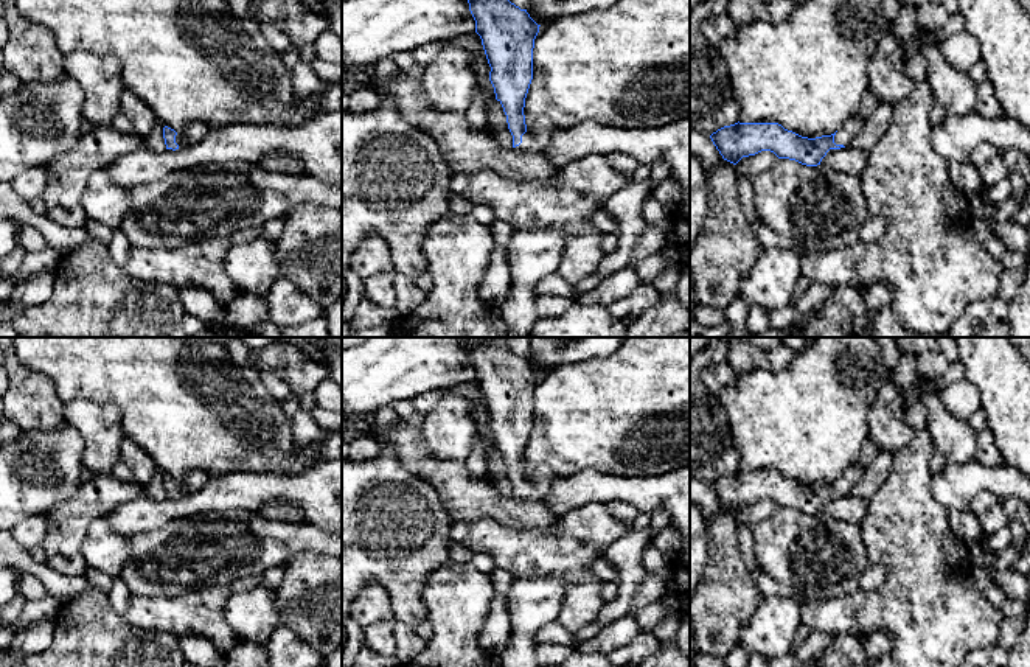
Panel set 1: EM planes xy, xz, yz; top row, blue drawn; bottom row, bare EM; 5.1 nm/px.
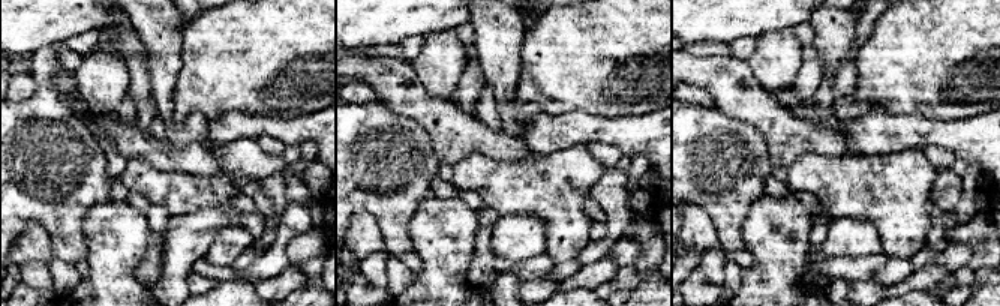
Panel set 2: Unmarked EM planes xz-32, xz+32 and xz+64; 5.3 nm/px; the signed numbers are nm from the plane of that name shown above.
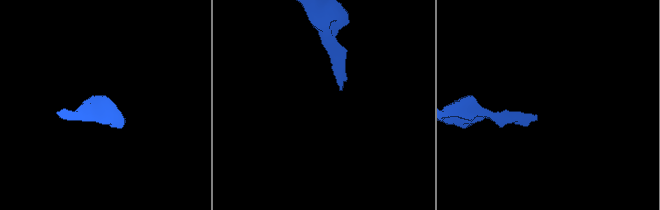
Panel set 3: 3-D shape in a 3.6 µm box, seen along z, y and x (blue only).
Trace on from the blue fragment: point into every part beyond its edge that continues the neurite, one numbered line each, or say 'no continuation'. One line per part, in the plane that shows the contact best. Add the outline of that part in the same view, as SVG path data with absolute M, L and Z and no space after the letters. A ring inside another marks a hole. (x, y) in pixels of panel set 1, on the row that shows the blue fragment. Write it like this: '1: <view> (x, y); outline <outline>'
1: yz (861, 134); outline M878 104L867 120L853 115L836 132L834 143L868 152L887 132L892 117L892 104Z

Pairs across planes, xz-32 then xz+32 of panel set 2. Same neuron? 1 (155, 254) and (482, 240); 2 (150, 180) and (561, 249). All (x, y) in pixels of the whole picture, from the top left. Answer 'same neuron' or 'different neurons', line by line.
1: same neuron
2: same neuron

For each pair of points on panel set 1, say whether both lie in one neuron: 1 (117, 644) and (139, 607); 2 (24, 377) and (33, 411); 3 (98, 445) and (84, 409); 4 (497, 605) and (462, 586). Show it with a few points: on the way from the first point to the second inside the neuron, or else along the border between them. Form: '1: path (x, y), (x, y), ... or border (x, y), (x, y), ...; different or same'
1: border (121, 616), (134, 625), (165, 632); different
2: path (24, 384), (31, 395), (31, 403); same
3: path (98, 436), (98, 426), (90, 419); same
4: border (496, 593), (487, 622), (477, 636); different

